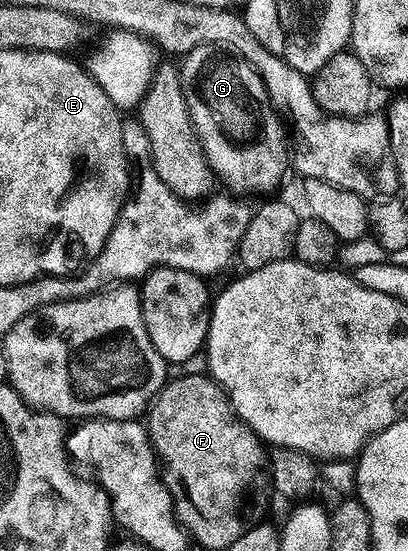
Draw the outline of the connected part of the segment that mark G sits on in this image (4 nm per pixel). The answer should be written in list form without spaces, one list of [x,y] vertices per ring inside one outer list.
[[[203,43],[194,48],[183,56],[182,66],[180,67],[180,80],[182,81],[182,89],[186,97],[186,105],[190,109],[190,117],[192,124],[196,130],[196,136],[200,138],[200,143],[204,147],[204,156],[208,159],[208,164],[212,166],[213,172],[217,176],[220,175],[229,183],[231,190],[236,193],[248,193],[244,191],[272,191],[280,183],[280,178],[287,172],[290,167],[290,151],[284,148],[284,139],[286,143],[286,127],[282,122],[281,116],[277,115],[272,109],[271,103],[268,102],[268,95],[264,91],[262,81],[258,77],[258,73],[254,73],[254,69],[250,69],[250,65],[246,65],[246,61],[242,61],[237,55],[233,55],[224,50],[223,47],[215,47],[209,43]]]

